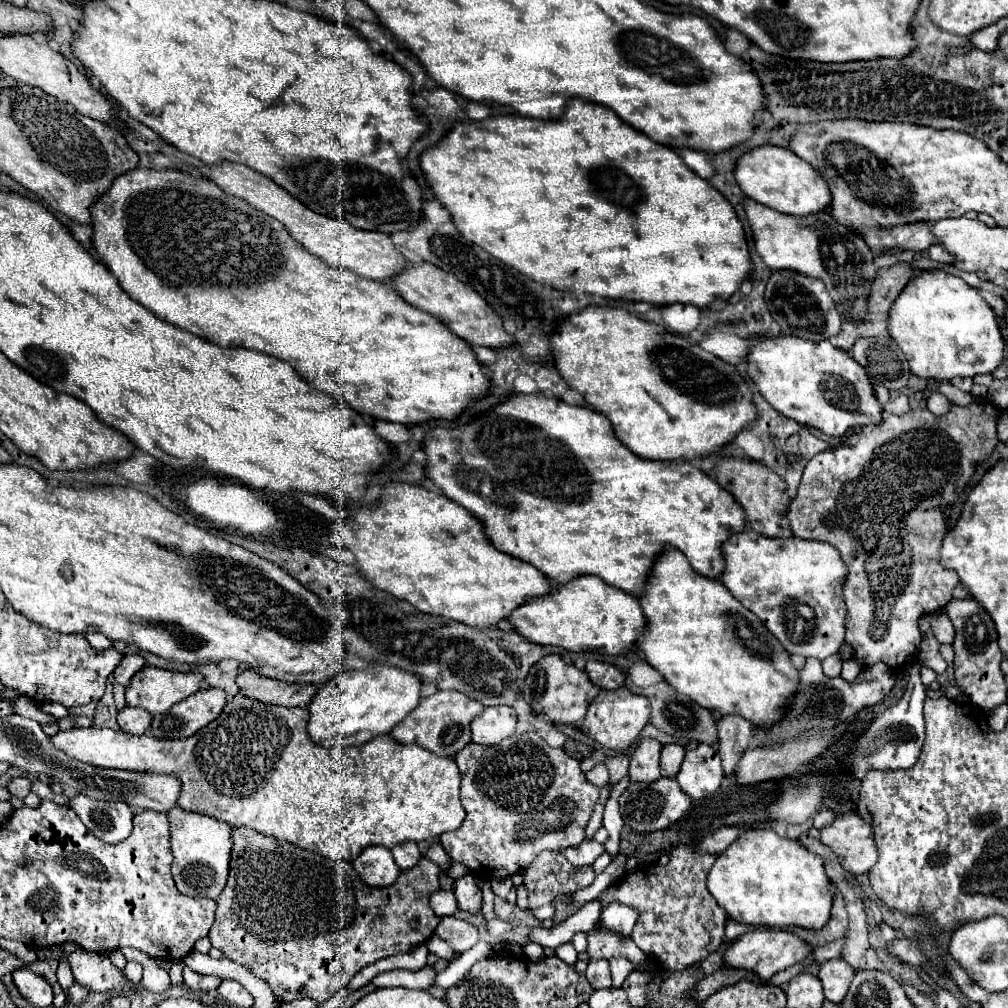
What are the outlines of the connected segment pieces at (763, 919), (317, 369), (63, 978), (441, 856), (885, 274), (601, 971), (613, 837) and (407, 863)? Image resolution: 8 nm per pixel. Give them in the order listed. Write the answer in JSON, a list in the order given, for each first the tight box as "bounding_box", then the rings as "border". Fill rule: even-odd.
[{"bounding_box":[706,828,834,928],"border":[[[772,828],[742,830],[740,840],[734,840],[716,856],[706,884],[718,906],[722,906],[732,920],[768,928],[784,928],[792,924],[802,928],[822,928],[828,922],[834,896],[822,858],[808,852],[796,840],[780,838]]]},{"bounding_box":[90,168,488,424],"border":[[[134,168],[118,178],[114,178],[112,186],[90,206],[90,218],[92,218],[92,248],[98,254],[98,258],[106,264],[106,268],[112,272],[112,276],[120,282],[124,292],[132,296],[132,300],[140,302],[148,310],[152,310],[162,320],[188,330],[200,338],[206,338],[218,346],[244,346],[252,348],[264,354],[270,354],[274,358],[280,358],[288,362],[296,374],[300,374],[302,380],[306,380],[312,388],[340,398],[352,406],[358,414],[368,414],[372,418],[398,422],[398,424],[418,424],[430,418],[444,418],[454,420],[472,400],[478,400],[486,396],[488,392],[488,376],[482,372],[480,362],[472,354],[472,348],[468,342],[458,338],[454,332],[450,332],[444,324],[440,324],[434,316],[406,304],[400,300],[400,296],[394,292],[390,284],[380,284],[376,280],[362,278],[350,270],[332,268],[324,264],[320,258],[306,252],[296,240],[290,238],[286,228],[278,222],[266,216],[264,212],[258,212],[250,204],[246,204],[240,198],[224,196],[224,192],[204,178],[194,178],[186,172],[178,170],[152,170],[152,168]]]},{"bounding_box":[58,960,76,990],"border":[[[60,960],[60,966],[58,966],[58,982],[60,982],[62,990],[68,990],[76,982],[74,974],[72,974],[72,970],[68,966],[68,962],[64,962],[64,960]]]},{"bounding_box":[424,844,450,870],"border":[[[432,844],[432,846],[424,852],[424,856],[426,856],[428,860],[436,862],[442,870],[446,870],[446,868],[450,866],[450,858],[448,858],[448,854],[444,852],[444,848],[442,848],[440,844]]]},{"bounding_box":[868,262,912,312],"border":[[[898,262],[890,268],[878,270],[876,280],[872,284],[872,296],[868,296],[868,312],[889,312],[894,298],[900,294],[910,276],[912,268],[906,262]]]},{"bounding_box":[586,960,612,988],"border":[[[594,960],[588,964],[586,978],[592,984],[592,988],[610,988],[612,978],[610,978],[610,962],[608,960]]]},{"bounding_box":[604,776,630,860],"border":[[[624,776],[614,788],[612,788],[612,794],[606,802],[606,810],[604,810],[604,828],[608,830],[610,838],[606,842],[606,850],[610,852],[612,860],[616,860],[618,856],[618,844],[620,844],[620,830],[624,826],[622,822],[622,816],[618,812],[618,798],[620,798],[620,792],[624,792],[624,788],[630,784],[630,778]]]},{"bounding_box":[390,842,422,870],"border":[[[408,842],[408,844],[396,844],[396,848],[392,848],[390,852],[392,852],[396,864],[398,864],[402,870],[412,868],[412,866],[420,860],[420,856],[422,856],[420,850],[418,850],[418,846],[412,844],[412,842]]]}]

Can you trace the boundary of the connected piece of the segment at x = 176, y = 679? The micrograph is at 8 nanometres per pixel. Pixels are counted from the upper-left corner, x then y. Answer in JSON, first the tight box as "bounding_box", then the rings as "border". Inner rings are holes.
{"bounding_box":[126,666,208,714],"border":[[[144,666],[126,688],[126,704],[140,706],[150,714],[162,714],[190,694],[208,688],[200,672],[174,672]]]}

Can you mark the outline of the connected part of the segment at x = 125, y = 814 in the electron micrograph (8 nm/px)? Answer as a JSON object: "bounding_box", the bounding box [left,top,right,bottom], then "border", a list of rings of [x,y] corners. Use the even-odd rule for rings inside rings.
{"bounding_box":[70,794,132,844],"border":[[[76,794],[70,808],[78,814],[82,824],[102,842],[118,844],[132,834],[132,812],[122,800],[104,802]]]}

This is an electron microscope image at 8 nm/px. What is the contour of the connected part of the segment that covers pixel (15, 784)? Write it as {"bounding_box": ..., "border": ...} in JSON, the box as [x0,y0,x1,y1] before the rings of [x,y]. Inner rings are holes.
{"bounding_box":[8,776,32,798],"border":[[[20,776],[20,778],[14,778],[10,784],[8,784],[8,792],[16,798],[26,798],[28,792],[32,788],[32,782],[26,778],[26,776]]]}

